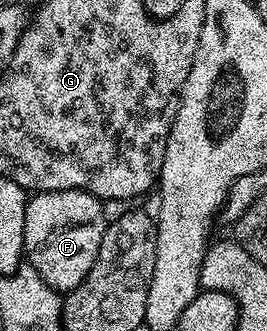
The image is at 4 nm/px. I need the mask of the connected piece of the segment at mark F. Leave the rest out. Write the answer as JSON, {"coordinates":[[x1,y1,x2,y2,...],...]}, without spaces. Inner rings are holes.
{"coordinates":[[78,188,39,192,25,201,25,250,28,267,33,268,58,294,74,292,97,261,99,246,107,227,103,203]]}

